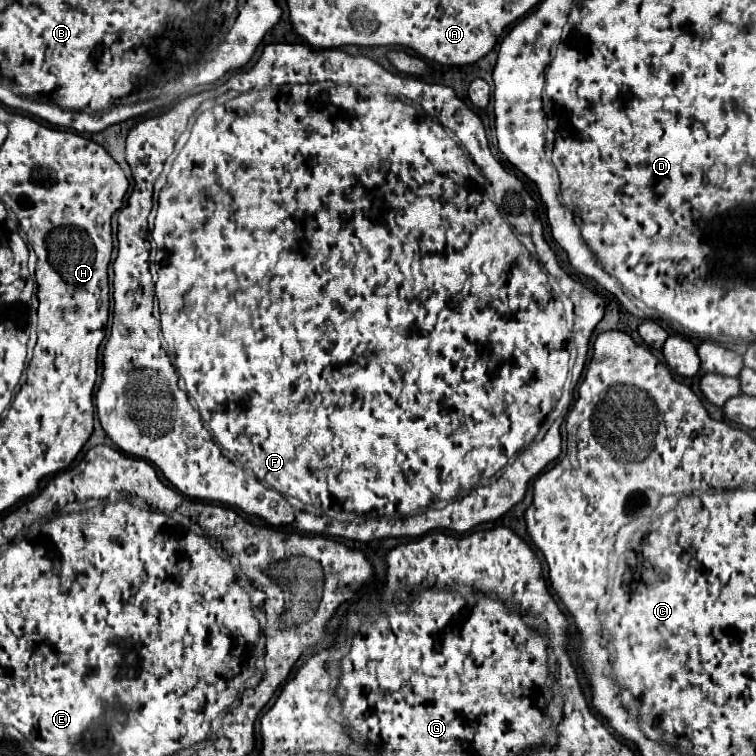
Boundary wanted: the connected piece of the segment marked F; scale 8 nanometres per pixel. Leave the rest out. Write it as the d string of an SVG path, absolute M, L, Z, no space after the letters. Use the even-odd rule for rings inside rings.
M273 43L273 45L267 45L267 47L265 47L265 49L263 49L263 53L261 53L261 59L259 59L259 61L257 61L257 65L255 65L255 67L253 67L253 69L251 69L251 71L249 71L249 73L235 73L235 75L233 75L233 77L230 77L230 78L229 78L229 81L227 81L227 83L225 83L225 84L222 84L222 85L220 85L220 86L218 86L218 87L216 87L216 88L213 88L213 89L209 89L209 90L206 90L206 91L203 91L203 92L201 92L201 93L199 93L199 94L196 94L196 95L191 95L191 96L187 96L187 97L185 97L185 98L183 98L183 99L181 99L181 100L180 100L180 101L179 101L179 103L177 103L177 105L175 105L175 107L171 107L171 109L167 109L167 111L165 111L165 113L163 113L163 115L157 115L157 117L149 117L149 119L145 119L145 121L141 121L141 123L137 123L137 125L135 125L135 127L133 127L133 129L131 129L131 131L129 131L129 135L127 135L127 163L129 163L129 167L131 167L131 173L133 173L133 181L135 181L135 185L133 185L133 191L131 191L131 195L129 195L129 199L127 199L127 205L125 205L125 207L123 207L123 209L121 209L121 211L119 211L119 217L117 217L117 223L119 223L119 229L117 229L117 245L119 245L119 247L117 247L117 259L115 259L115 263L113 263L113 271L115 271L115 277L113 277L113 301L115 301L115 309L113 309L113 325L111 325L111 334L110 334L110 337L109 337L109 339L107 339L107 345L105 345L105 349L103 349L103 379L101 379L101 385L99 385L99 391L97 391L97 395L95 395L95 403L97 403L97 411L99 411L99 421L101 421L101 425L103 425L103 429L105 429L105 433L107 433L107 435L109 435L109 437L111 437L111 439L113 439L113 443L115 443L115 445L119 445L119 447L121 447L121 449L123 449L123 451L125 451L125 453L129 453L129 455L135 455L135 457L141 457L141 459L147 459L147 461L151 461L151 463L153 463L153 465L157 465L157 467L159 467L159 469L161 469L161 471L163 471L163 475L165 475L165 477L167 477L167 481L169 481L169 483L171 483L171 485L173 485L173 487L175 487L175 489L179 489L179 491L181 491L181 493L183 493L183 495L187 495L187 497L193 497L193 499L203 499L203 501L219 501L219 503L227 503L227 505L233 505L233 507L239 507L239 509L241 509L241 511L243 511L243 513L247 513L247 515L251 515L251 517L259 517L259 519L263 519L263 521L265 521L265 523L267 523L267 525L269 525L269 527L289 527L289 525L291 525L291 523L295 523L295 527L299 527L299 531L301 531L301 533L313 533L313 535L327 535L327 537L345 537L345 539L353 539L353 541L365 541L365 543L367 543L367 541L373 541L373 539L383 539L383 537L423 537L423 535L427 535L427 533L431 533L431 531L455 531L455 533L459 533L459 535L463 535L463 533L467 533L467 531L469 531L469 529L473 529L473 527L475 527L475 525L479 525L479 523L487 523L487 521L495 521L495 519L499 519L499 517L501 517L501 515L505 515L505 513L507 513L507 511L509 511L509 509L511 509L511 507L513 507L513 505L517 505L517 503L521 503L521 501L523 501L523 497L525 497L525 493L527 493L527 485L529 485L529 481L531 481L531 479L533 479L533 477L537 477L537 475L539 475L539 473L541 473L541 471L543 471L543 469L545 469L545 465L547 465L547 463L551 463L551 461L554 461L554 460L555 460L555 459L556 459L556 458L557 458L557 457L559 457L559 455L560 455L560 454L561 454L561 433L559 433L559 425L561 425L561 423L559 423L559 421L555 421L555 423L553 423L553 425L551 425L551 427L549 427L549 429L547 429L547 433L545 433L545 439L541 439L541 441L543 441L543 443L541 443L541 441L539 441L539 443L531 443L531 441L533 441L533 439L535 439L535 435L537 435L537 433L539 433L539 429L541 429L541 425L543 425L543 421L545 421L545 417L547 417L547 415L549 415L549 413L551 413L551 409L553 409L553 407L555 407L555 403L557 403L557 401L559 401L559 397L561 397L561 389L563 389L563 386L564 386L564 383L565 383L565 381L566 381L566 379L567 379L567 375L568 375L568 372L569 372L569 369L570 369L570 364L569 364L569 363L570 363L570 361L572 361L572 355L577 355L577 359L575 359L575 365L573 365L573 377L579 377L579 375L581 375L581 371L583 371L583 365L585 365L585 359L587 359L587 351L589 351L589 339L591 339L591 333L593 333L593 329L595 329L595 327L597 327L597 323L599 323L599 321L601 321L601 319L603 319L603 315L605 315L605 303L603 303L603 299L601 299L601 297L599 297L599 295L595 295L595 293L593 293L593 291L589 291L589 289L587 289L587 287L583 287L583 285L581 285L581 283L579 283L579 281L573 281L573 279L571 279L571 276L570 276L570 275L569 275L569 274L567 274L567 273L565 273L565 271L563 271L563 269L561 269L561 267L559 267L559 264L558 264L558 261L557 261L557 259L556 259L556 255L553 255L553 251L551 251L551 249L549 249L549 245L547 245L547 243L545 243L545 239L543 239L543 227L541 227L541 221L539 221L539 217L537 217L537 205L535 205L535 201L533 201L533 199L531 199L531 195L529 195L529 193L527 193L527 191L525 191L525 189L523 189L523 183L521 183L521 181L519 181L519 179L517 179L517 177L515 177L515 175L511 175L511 173L507 173L507 171L505 171L505 169L503 169L503 167L501 167L501 163L499 163L499 161L495 161L495 157L493 157L493 155L491 155L491 151L489 151L489 145L487 145L487 137L485 137L485 127L483 127L483 121L481 121L481 117L479 117L479 115L477 115L477 113L475 113L475 111L473 111L473 109L471 109L471 107L467 107L467 105L465 105L465 103L463 103L463 101L461 101L461 99L459 99L459 97L457 97L457 95L455 95L455 91L453 91L453 89L451 89L451 87L445 87L445 85L431 85L431 83L425 83L425 81L423 81L423 80L422 80L422 79L419 79L419 78L417 78L417 77L412 77L412 76L406 76L406 77L403 77L403 76L401 76L401 75L400 75L400 74L398 74L398 73L397 73L397 74L396 74L396 75L394 75L394 74L393 74L393 73L392 73L392 72L391 72L391 71L389 71L389 70L386 70L386 69L385 69L385 68L384 68L384 67L383 67L383 66L382 66L382 65L380 65L380 64L379 64L379 63L377 63L377 62L376 62L376 61L374 61L374 60L372 60L372 59L370 59L370 58L369 58L369 57L366 57L366 56L365 56L365 55L351 55L351 54L349 54L349 53L345 53L345 51L341 51L341 49L323 49L323 51L313 51L313 49L311 49L311 47L309 47L309 45L303 45L303 43ZM485 181L489 181L489 183L491 183L491 185L493 185L493 189L495 189L495 203L493 203L493 201L491 201L491 197L489 197L489 187L487 187L487 183L485 183ZM154 261L156 261L156 262L157 262L157 263L155 263L155 265L157 265L157 269L150 269L150 266L151 266L151 265L152 265L152 263L153 263L153 262L154 262ZM513 455L517 455L517 456L516 456L516 458L515 458L515 460L514 460L514 462L513 462L513 463L512 463L512 464L508 464L508 465L507 465L507 461L509 461L509 459L511 459L511 457L513 457Z

